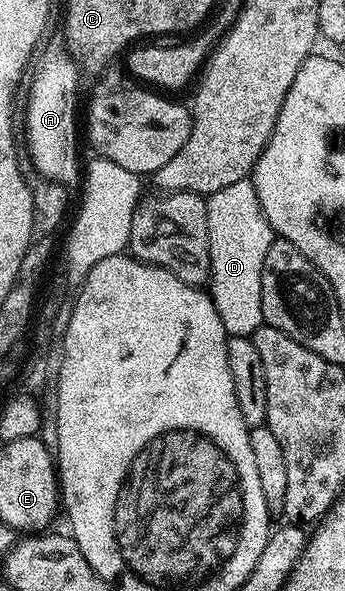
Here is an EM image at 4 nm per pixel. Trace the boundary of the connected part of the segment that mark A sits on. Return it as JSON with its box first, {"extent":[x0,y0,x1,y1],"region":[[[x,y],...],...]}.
{"extent":[26,51,82,189],"region":[[[42,51],[35,56],[31,73],[33,79],[26,101],[26,149],[29,157],[41,177],[54,180],[68,189],[77,188],[82,177],[76,131],[76,93],[80,68],[73,58],[66,57],[64,51],[48,51],[45,54]]]}

